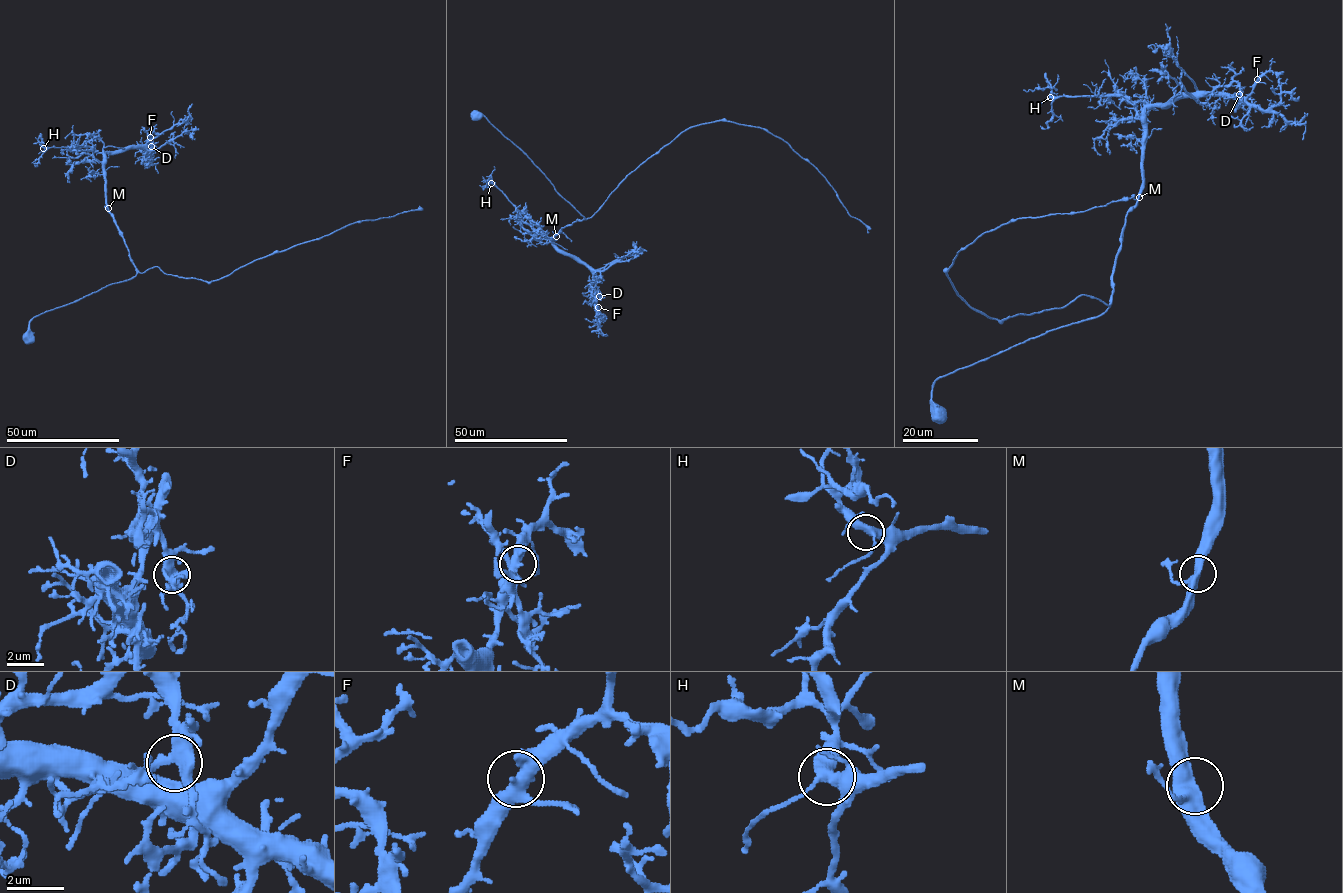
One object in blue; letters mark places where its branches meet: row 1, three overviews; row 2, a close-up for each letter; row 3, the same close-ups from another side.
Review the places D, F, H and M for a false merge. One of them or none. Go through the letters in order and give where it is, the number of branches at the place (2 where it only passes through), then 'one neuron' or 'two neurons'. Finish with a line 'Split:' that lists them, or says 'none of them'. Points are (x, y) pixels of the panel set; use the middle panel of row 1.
D: (599, 296) | 3 | one neuron
F: (598, 307) | 3 | one neuron
H: (491, 183) | 3 | one neuron
M: (556, 236) | 3 | one neuron
Split: none of them

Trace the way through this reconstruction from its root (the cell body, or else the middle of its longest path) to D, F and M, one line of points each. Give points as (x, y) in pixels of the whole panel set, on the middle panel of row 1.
D: (477, 115), (478, 111), (512, 141), (585, 218), (563, 227), (552, 242), (590, 271), (599, 296)
F: (477, 115), (478, 111), (512, 141), (585, 218), (563, 227), (552, 242), (590, 271), (593, 299), (598, 307)
M: (477, 115), (478, 111), (512, 141), (585, 218), (566, 225), (556, 235)

